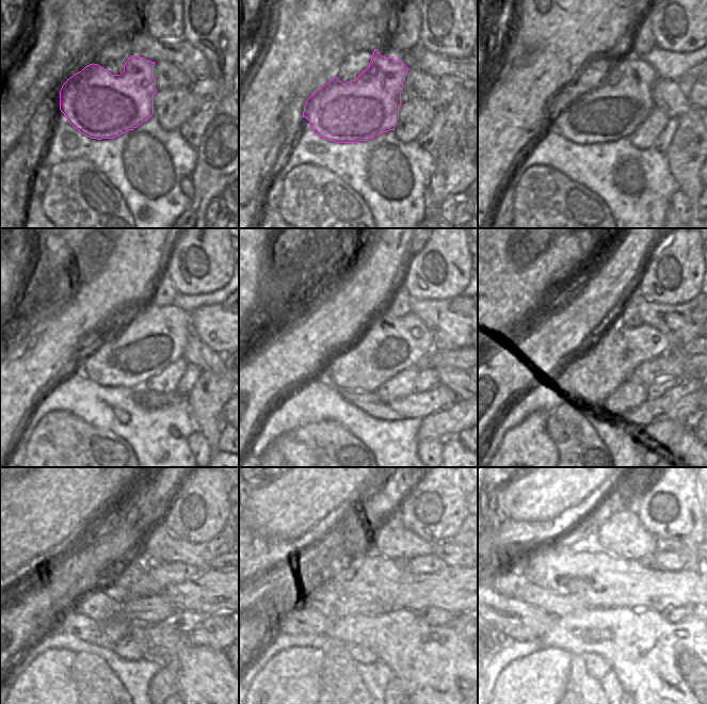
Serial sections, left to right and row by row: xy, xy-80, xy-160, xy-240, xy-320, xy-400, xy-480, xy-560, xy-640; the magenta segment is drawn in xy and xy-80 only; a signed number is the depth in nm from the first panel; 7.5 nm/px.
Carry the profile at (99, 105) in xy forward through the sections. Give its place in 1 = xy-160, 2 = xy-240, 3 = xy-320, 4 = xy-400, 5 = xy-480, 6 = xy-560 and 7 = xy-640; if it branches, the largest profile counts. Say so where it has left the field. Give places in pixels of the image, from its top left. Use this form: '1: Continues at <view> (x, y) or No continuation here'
1: Continues at xy-160 (612, 111)
2: Continues at xy-240 (154, 337)
3: Continues at xy-320 (388, 346)
4: Continues at xy-400 (610, 362)
5: Continues at xy-480 (175, 573)
6: Continues at xy-560 (428, 563)
7: Continues at xy-640 (669, 561).

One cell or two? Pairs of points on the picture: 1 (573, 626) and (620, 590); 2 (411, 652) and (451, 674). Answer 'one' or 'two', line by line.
1: two
2: one

